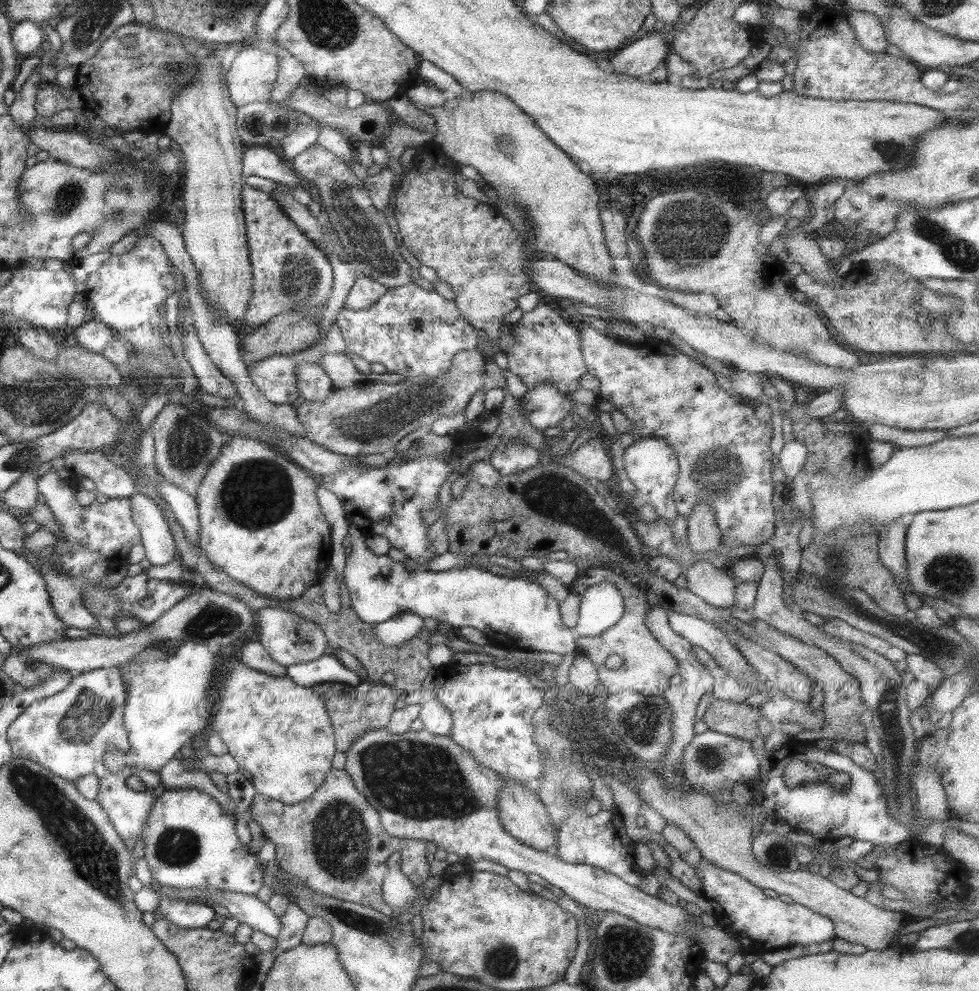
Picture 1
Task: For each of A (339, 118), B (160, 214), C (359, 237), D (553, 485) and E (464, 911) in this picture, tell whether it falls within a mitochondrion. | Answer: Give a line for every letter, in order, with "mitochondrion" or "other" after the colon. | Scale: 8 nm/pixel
A: other
B: other
C: mitochondrion
D: mitochondrion
E: other

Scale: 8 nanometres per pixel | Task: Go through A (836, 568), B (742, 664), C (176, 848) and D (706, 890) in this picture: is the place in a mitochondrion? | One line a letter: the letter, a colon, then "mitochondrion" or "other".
A: mitochondrion
B: other
C: mitochondrion
D: other

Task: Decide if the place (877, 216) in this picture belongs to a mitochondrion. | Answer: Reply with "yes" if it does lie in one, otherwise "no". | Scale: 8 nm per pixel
no

